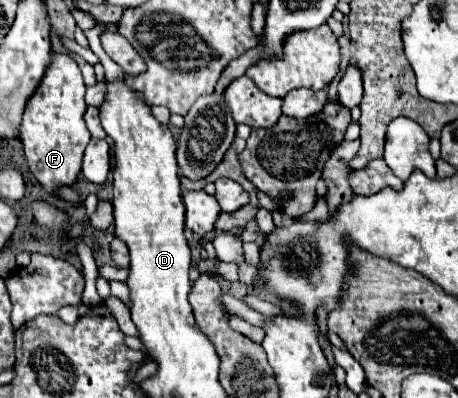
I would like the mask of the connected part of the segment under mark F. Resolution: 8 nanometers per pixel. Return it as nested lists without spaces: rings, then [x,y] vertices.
[[[53,54],[37,92],[27,102],[21,122],[21,142],[29,170],[43,190],[57,194],[61,186],[73,186],[81,172],[81,158],[91,136],[85,126],[83,114],[87,104],[83,100],[85,84],[77,62],[69,54]]]

